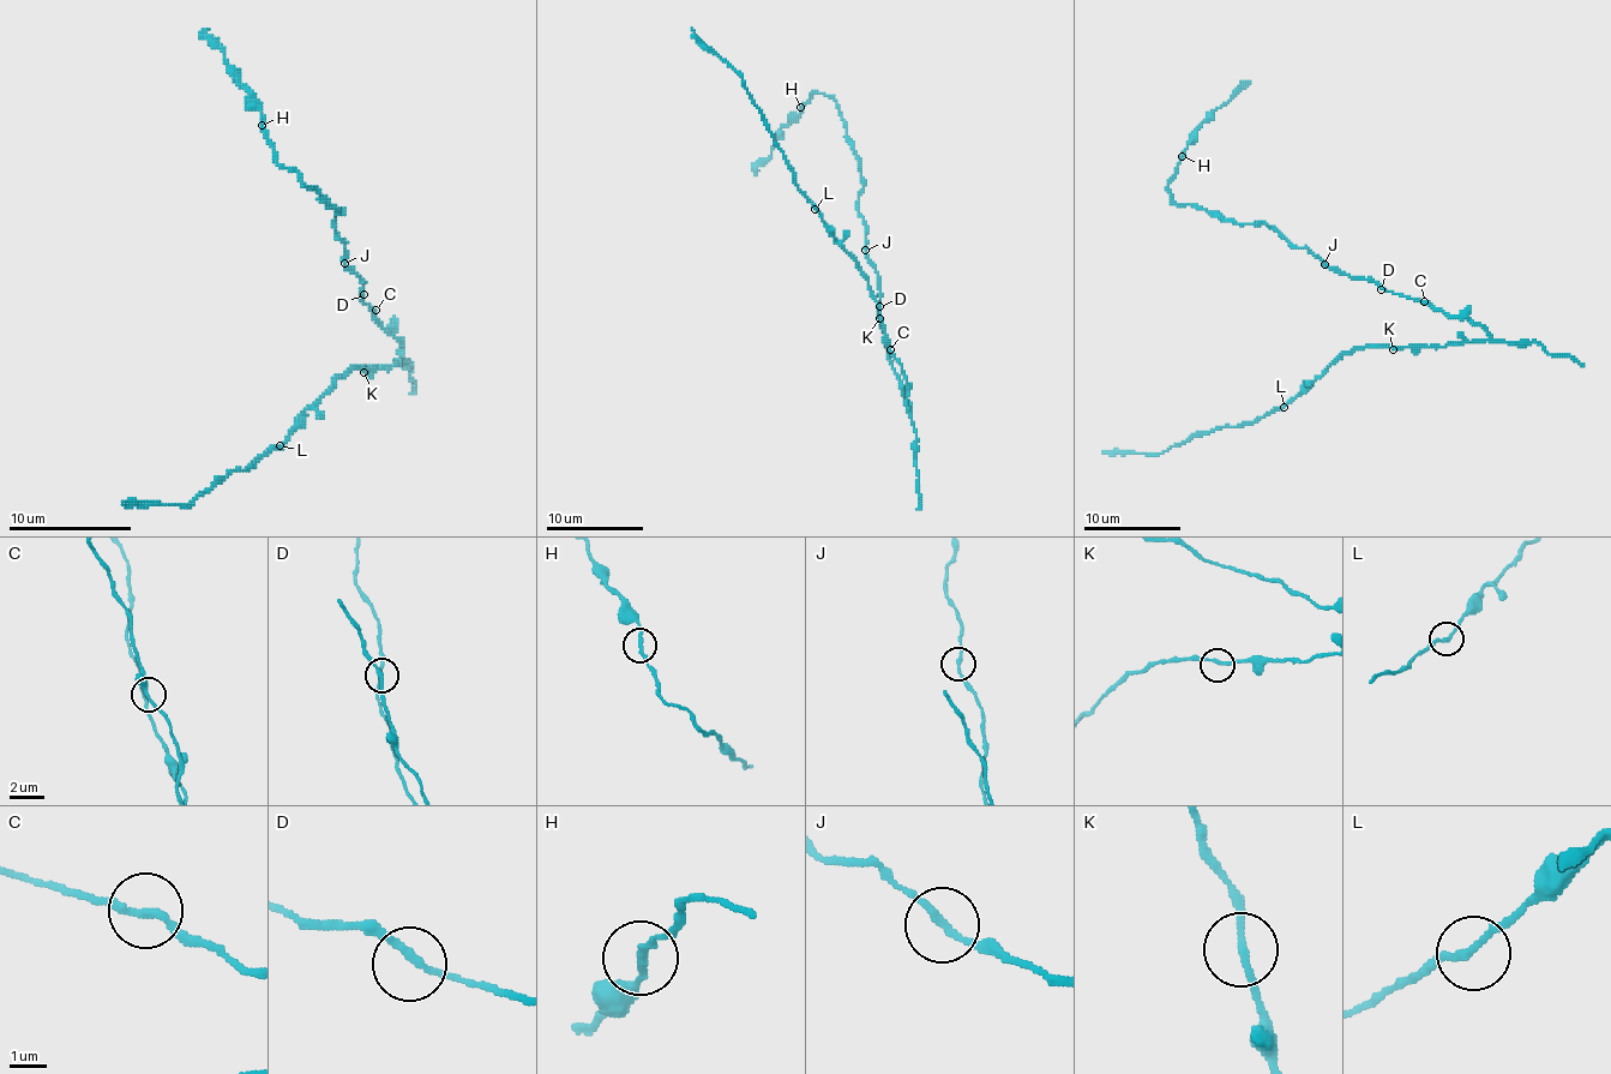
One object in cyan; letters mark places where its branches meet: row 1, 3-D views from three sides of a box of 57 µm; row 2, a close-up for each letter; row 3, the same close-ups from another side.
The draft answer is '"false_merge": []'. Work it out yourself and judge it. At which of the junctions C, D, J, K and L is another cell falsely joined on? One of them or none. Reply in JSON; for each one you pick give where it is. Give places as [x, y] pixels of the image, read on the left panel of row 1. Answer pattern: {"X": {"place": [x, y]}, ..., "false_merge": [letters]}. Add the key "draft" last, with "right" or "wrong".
{"false_merge": [], "draft": "right"}

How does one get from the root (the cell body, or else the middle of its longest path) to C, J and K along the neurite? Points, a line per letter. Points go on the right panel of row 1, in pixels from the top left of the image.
C: (1465, 318), (1450, 318), (1424, 301)
J: (1465, 318), (1450, 318), (1426, 304), (1386, 292), (1366, 280), (1352, 280), (1324, 264)
K: (1465, 318), (1479, 325), (1489, 337), (1479, 342), (1450, 342), (1443, 347), (1393, 349)

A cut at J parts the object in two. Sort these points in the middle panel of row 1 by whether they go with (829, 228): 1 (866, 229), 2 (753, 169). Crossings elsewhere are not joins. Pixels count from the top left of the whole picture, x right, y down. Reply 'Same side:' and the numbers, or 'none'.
Same side: none

